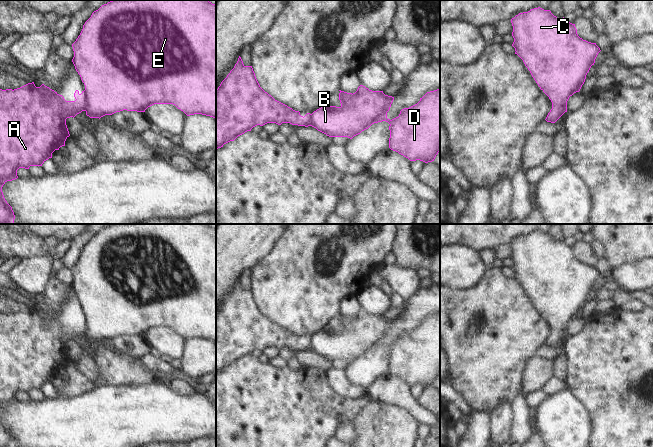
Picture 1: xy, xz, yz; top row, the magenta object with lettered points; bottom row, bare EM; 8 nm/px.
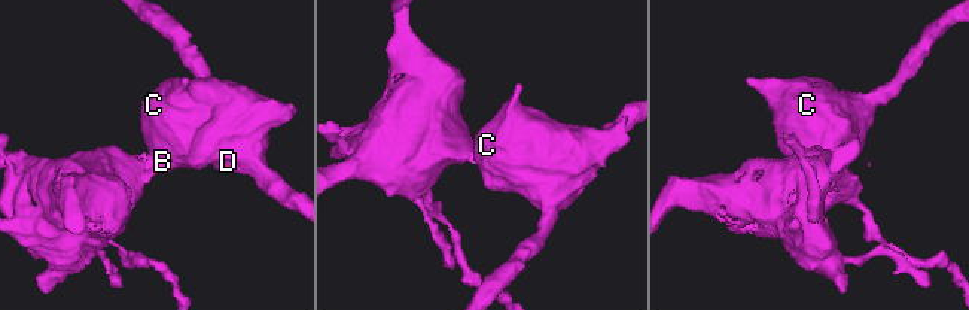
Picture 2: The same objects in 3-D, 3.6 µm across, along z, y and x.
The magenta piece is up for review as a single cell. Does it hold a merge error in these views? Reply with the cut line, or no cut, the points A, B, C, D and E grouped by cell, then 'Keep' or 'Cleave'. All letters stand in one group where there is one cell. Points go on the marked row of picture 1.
Split along xy (84, 90), (88, 104), (86, 110). Groups: A / B C D E. Cleave.

